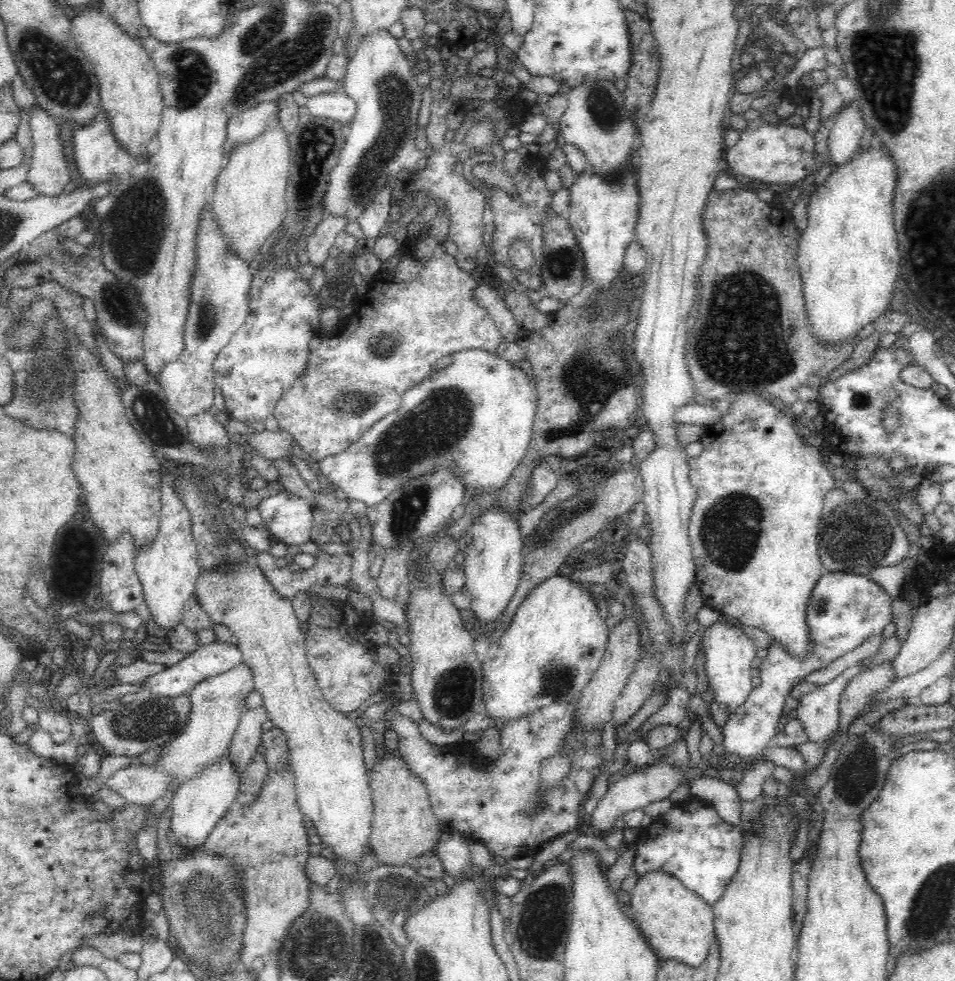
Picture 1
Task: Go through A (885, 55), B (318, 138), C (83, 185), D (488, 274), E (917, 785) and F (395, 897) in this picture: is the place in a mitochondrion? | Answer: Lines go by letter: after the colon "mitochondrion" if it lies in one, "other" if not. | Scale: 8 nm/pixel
A: mitochondrion
B: mitochondrion
C: other
D: other
E: other
F: mitochondrion

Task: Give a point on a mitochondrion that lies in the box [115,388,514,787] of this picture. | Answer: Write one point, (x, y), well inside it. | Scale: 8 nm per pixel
(409, 507)

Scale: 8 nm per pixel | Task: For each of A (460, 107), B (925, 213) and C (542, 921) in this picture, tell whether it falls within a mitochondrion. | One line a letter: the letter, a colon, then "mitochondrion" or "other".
A: other
B: mitochondrion
C: mitochondrion

